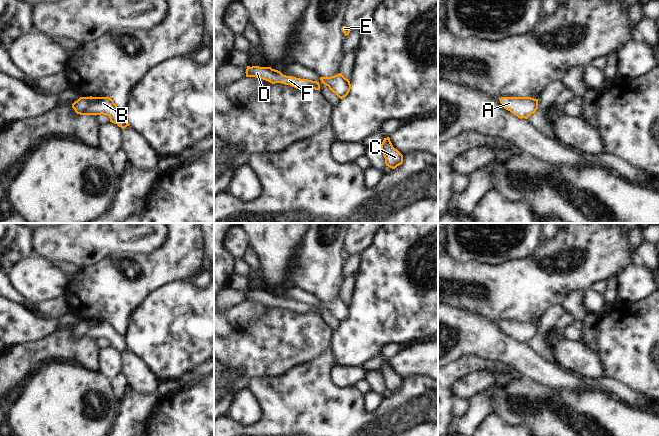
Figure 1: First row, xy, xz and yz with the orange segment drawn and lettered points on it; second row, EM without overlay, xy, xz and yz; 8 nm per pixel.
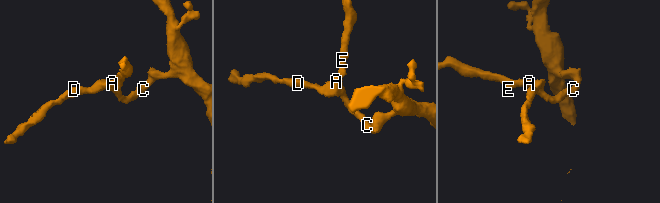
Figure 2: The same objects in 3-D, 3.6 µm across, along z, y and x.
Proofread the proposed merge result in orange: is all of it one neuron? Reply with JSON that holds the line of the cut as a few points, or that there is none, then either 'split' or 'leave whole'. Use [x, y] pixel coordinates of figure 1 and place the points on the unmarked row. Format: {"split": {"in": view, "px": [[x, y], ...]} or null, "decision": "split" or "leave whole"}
{"split": null, "decision": "leave whole"}

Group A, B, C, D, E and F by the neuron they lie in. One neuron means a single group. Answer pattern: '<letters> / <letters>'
A B C D E F

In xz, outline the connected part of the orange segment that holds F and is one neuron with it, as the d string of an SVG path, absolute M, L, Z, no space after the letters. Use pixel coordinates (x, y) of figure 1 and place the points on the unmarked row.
M247 290L245 297L246 301L260 302L272 308L282 307L285 309L290 309L296 313L315 313L320 315L320 308L317 305L286 300L280 295L272 293L271 291Z

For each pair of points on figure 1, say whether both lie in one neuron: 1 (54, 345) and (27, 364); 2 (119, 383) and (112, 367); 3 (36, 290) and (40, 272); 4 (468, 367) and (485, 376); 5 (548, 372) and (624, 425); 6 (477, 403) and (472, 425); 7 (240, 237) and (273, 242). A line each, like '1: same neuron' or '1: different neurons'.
1: same neuron
2: different neurons
3: same neuron
4: different neurons
5: different neurons
6: same neuron
7: different neurons

